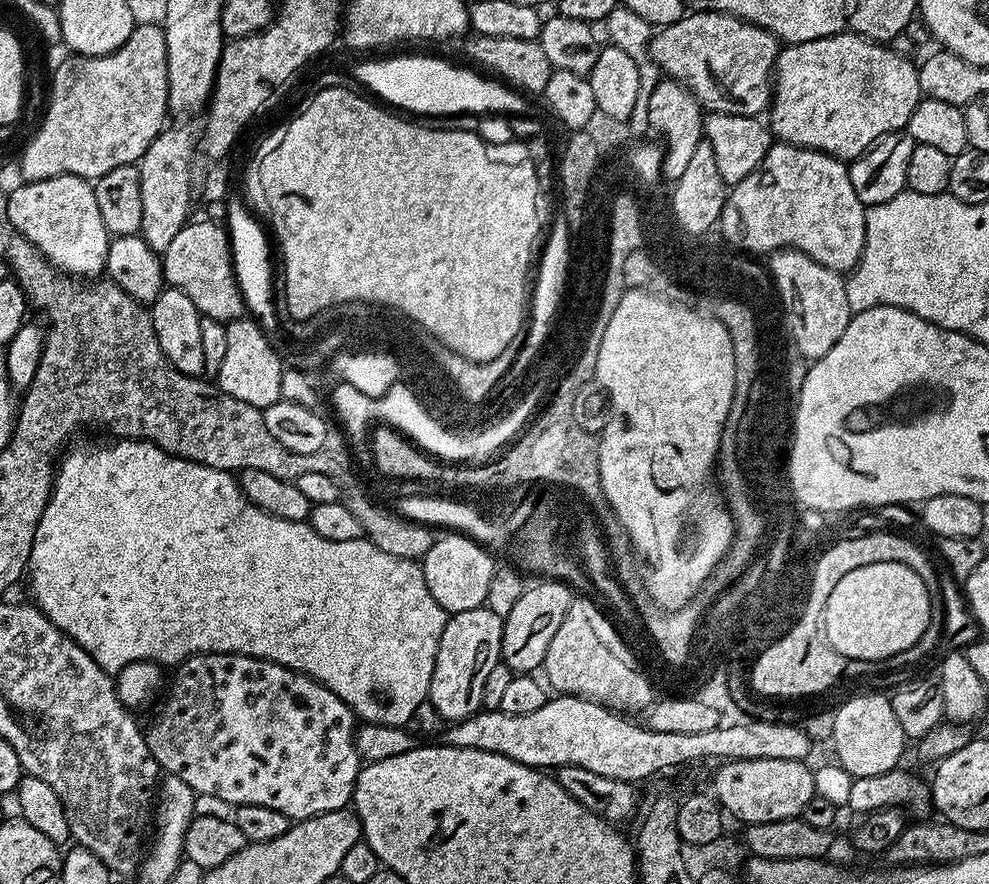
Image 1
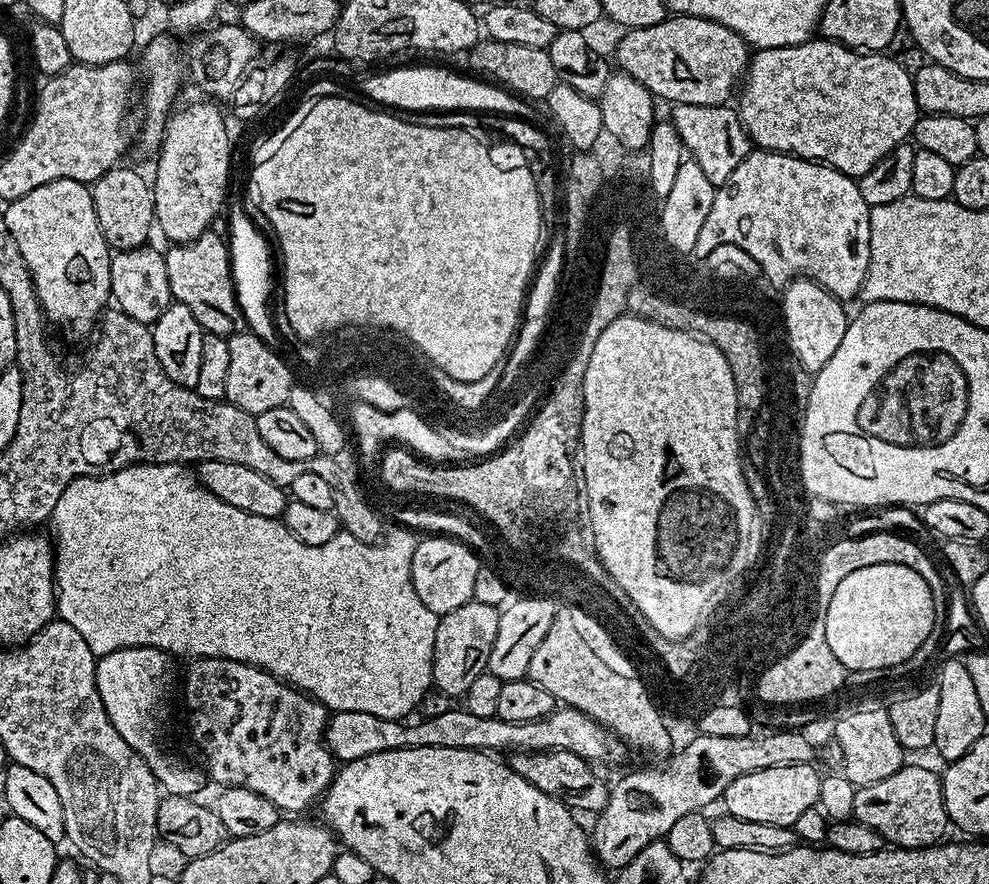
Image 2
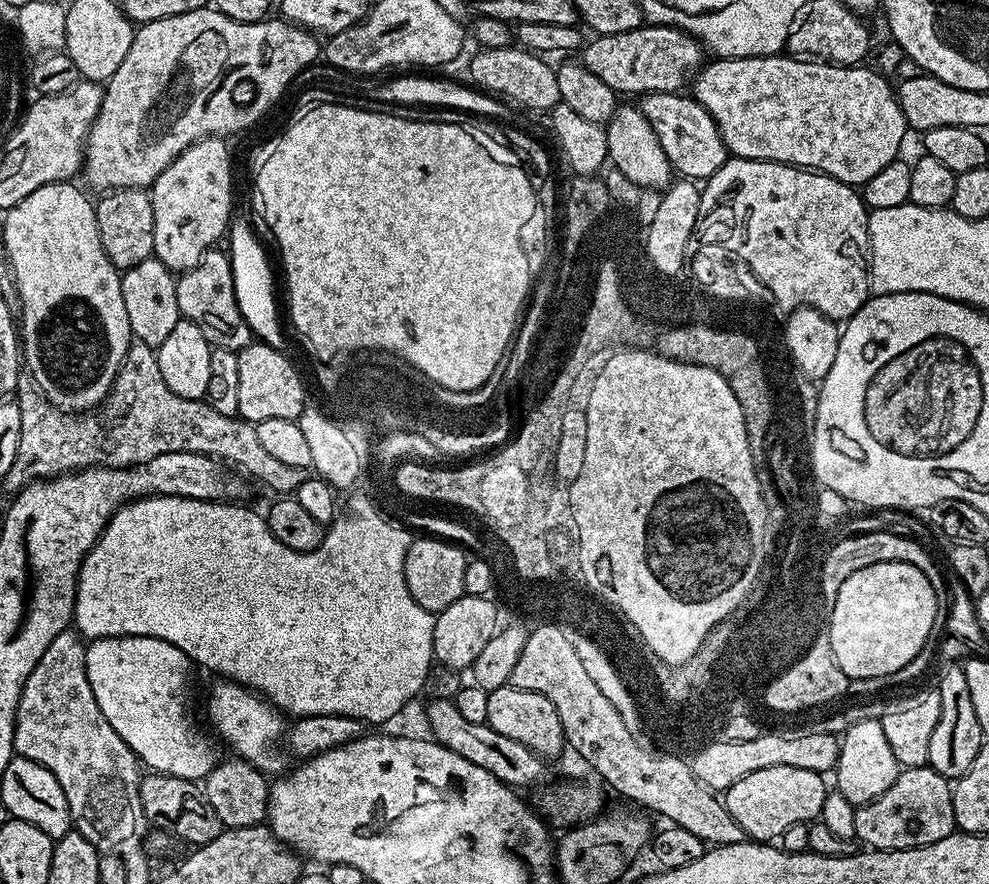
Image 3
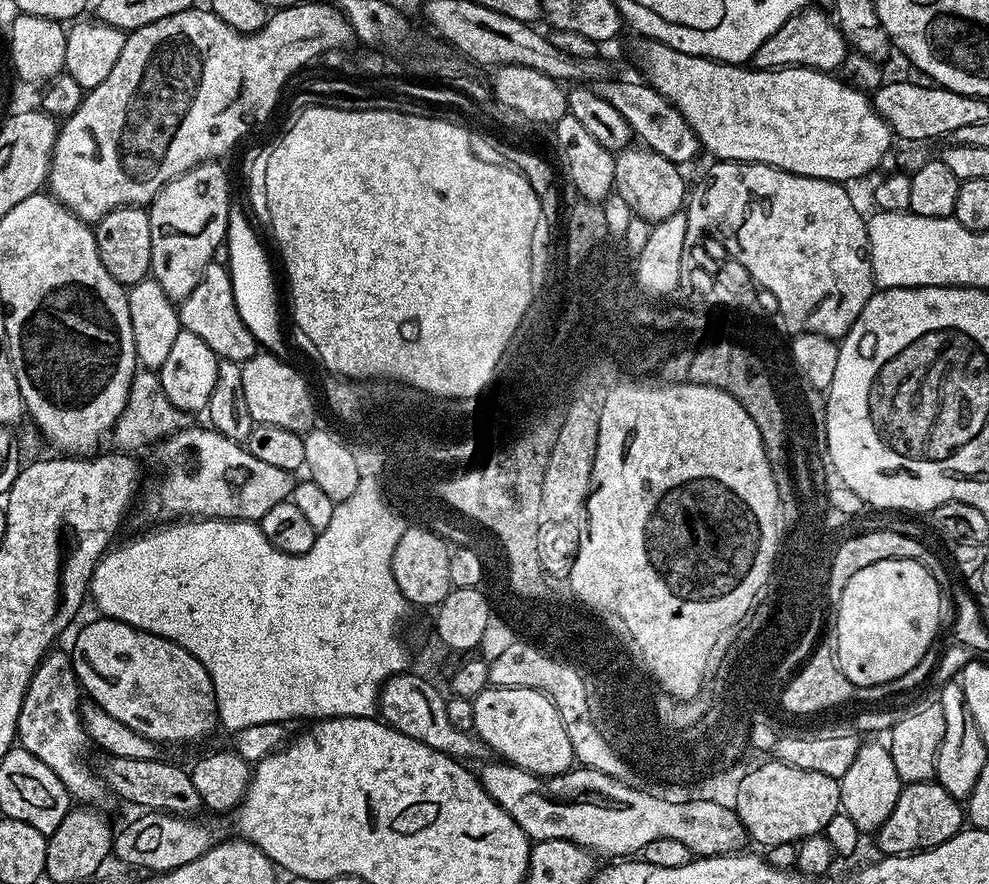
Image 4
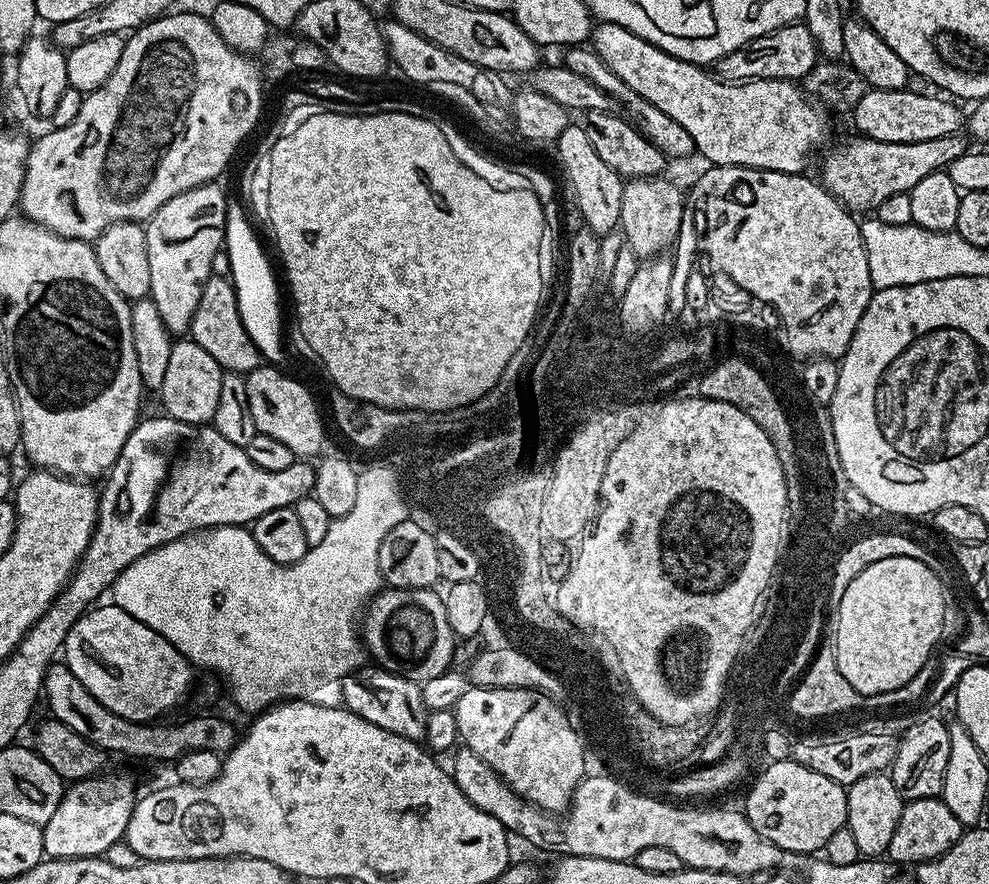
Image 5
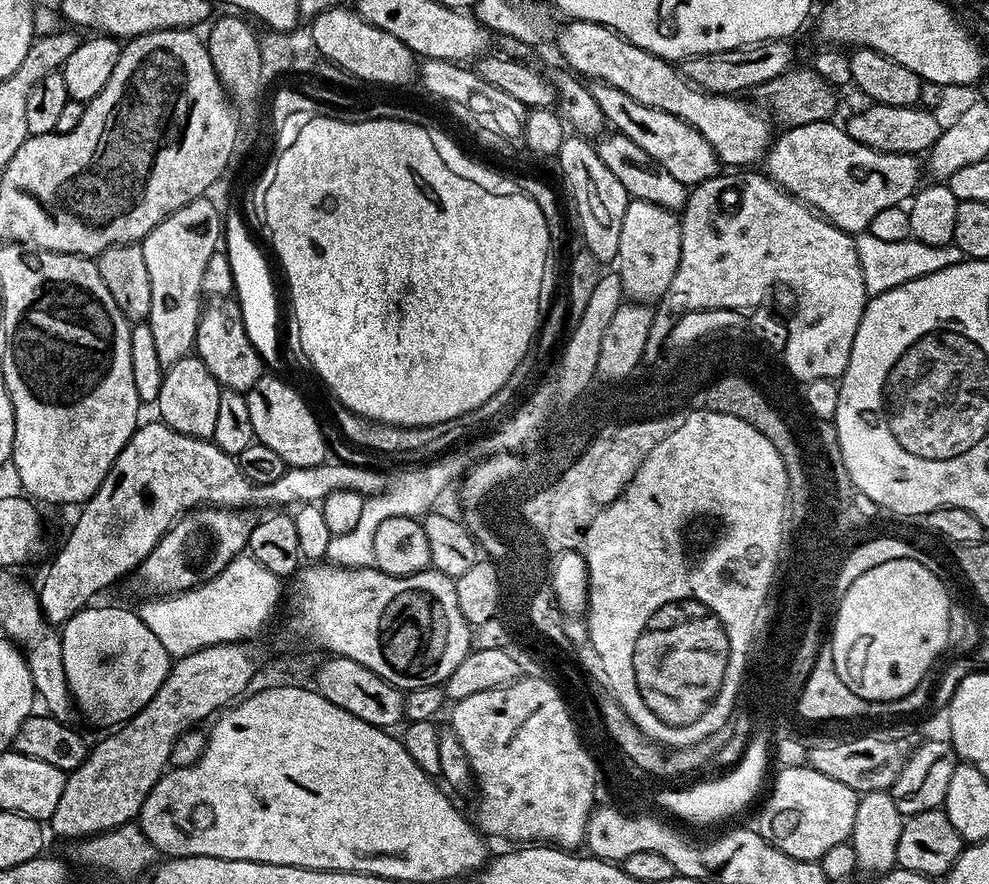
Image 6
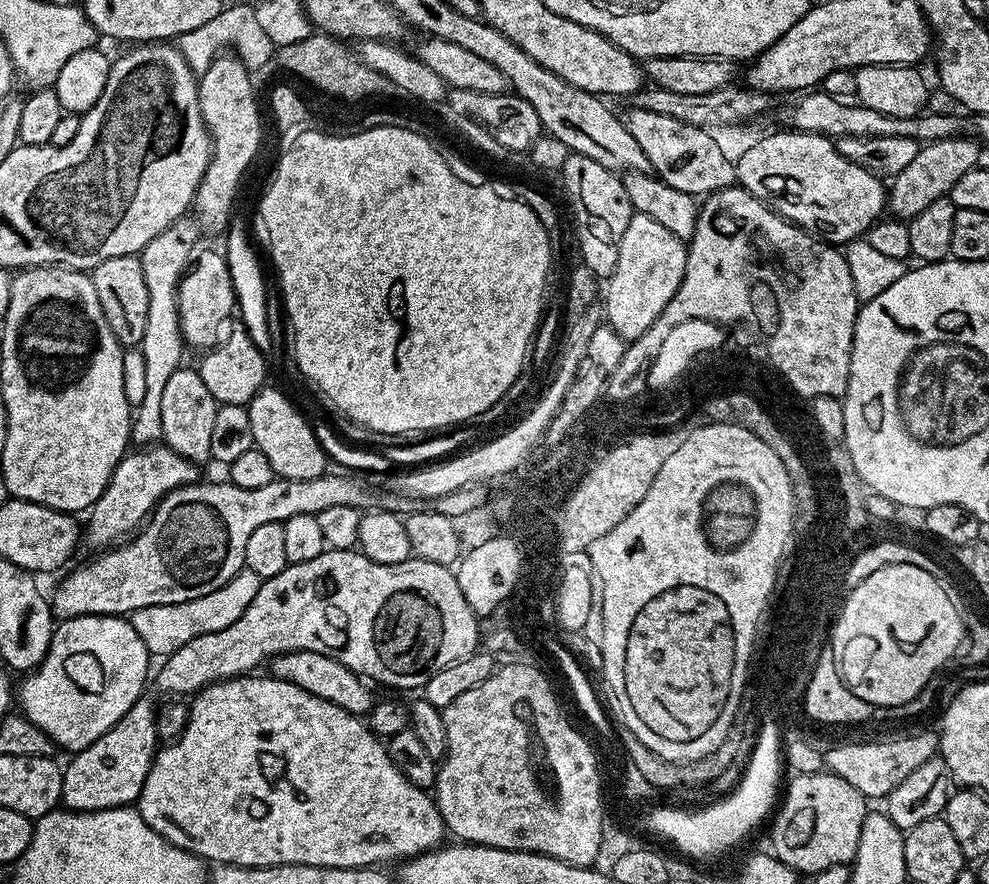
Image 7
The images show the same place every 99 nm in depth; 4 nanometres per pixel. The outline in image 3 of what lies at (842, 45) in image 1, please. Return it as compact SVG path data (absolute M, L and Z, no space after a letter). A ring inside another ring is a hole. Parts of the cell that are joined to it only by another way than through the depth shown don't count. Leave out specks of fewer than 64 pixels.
M791 54L710 60L694 77L694 98L714 118L724 144L733 157L792 164L795 168L822 172L843 184L862 186L874 178L882 166L901 155L904 135L909 135L910 129L896 100L893 85L888 85L889 77L876 71L875 67L829 64Z

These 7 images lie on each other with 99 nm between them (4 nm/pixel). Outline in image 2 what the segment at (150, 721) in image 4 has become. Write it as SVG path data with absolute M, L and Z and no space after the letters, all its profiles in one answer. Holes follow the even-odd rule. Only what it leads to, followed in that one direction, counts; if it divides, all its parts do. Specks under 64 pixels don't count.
M138 646L114 650L110 654L99 657L96 662L96 685L102 698L102 706L106 706L106 714L110 722L114 722L114 730L126 738L126 742L150 766L157 784L169 796L199 797L206 784L206 772L203 767L195 768L184 760L164 752L160 745L160 731L168 720L168 692L177 691L177 661L171 655L157 648Z

